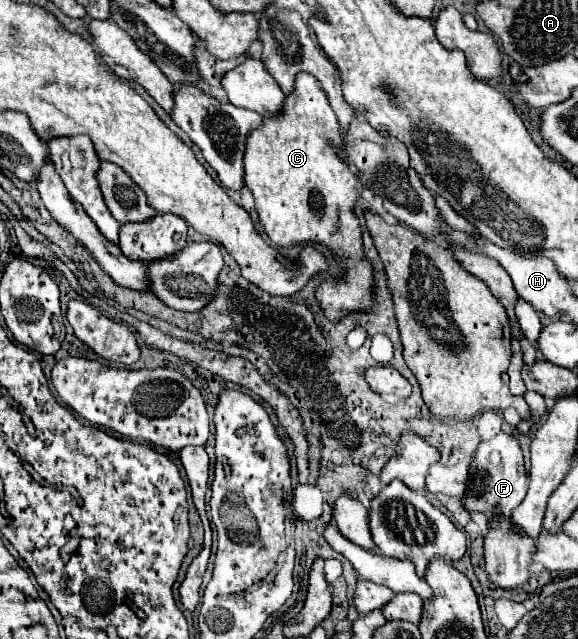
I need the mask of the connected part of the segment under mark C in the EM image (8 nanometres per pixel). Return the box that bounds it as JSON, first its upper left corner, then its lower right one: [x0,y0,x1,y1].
[244,74,366,246]

